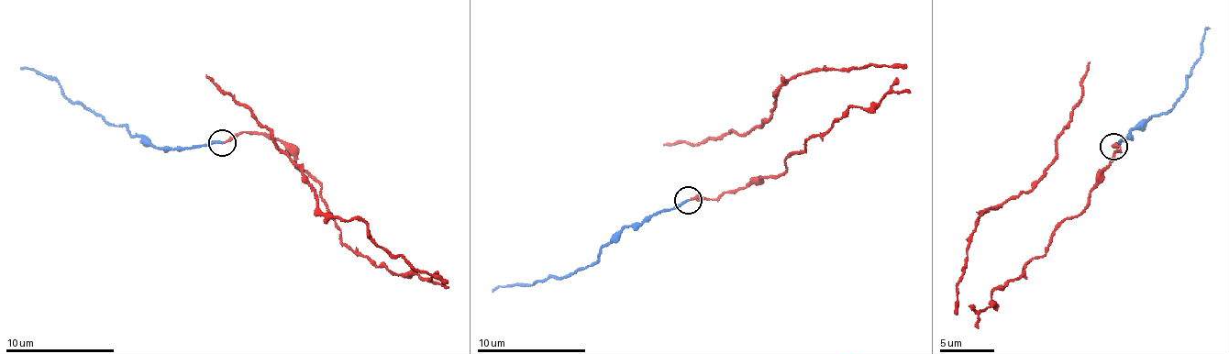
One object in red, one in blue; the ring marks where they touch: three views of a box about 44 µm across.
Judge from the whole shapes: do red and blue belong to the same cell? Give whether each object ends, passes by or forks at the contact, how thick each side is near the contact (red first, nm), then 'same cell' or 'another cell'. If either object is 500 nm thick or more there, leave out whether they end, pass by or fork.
red ends there; blue ends there; 200 nm thick on the red side, 170 nm on the other; another cell

